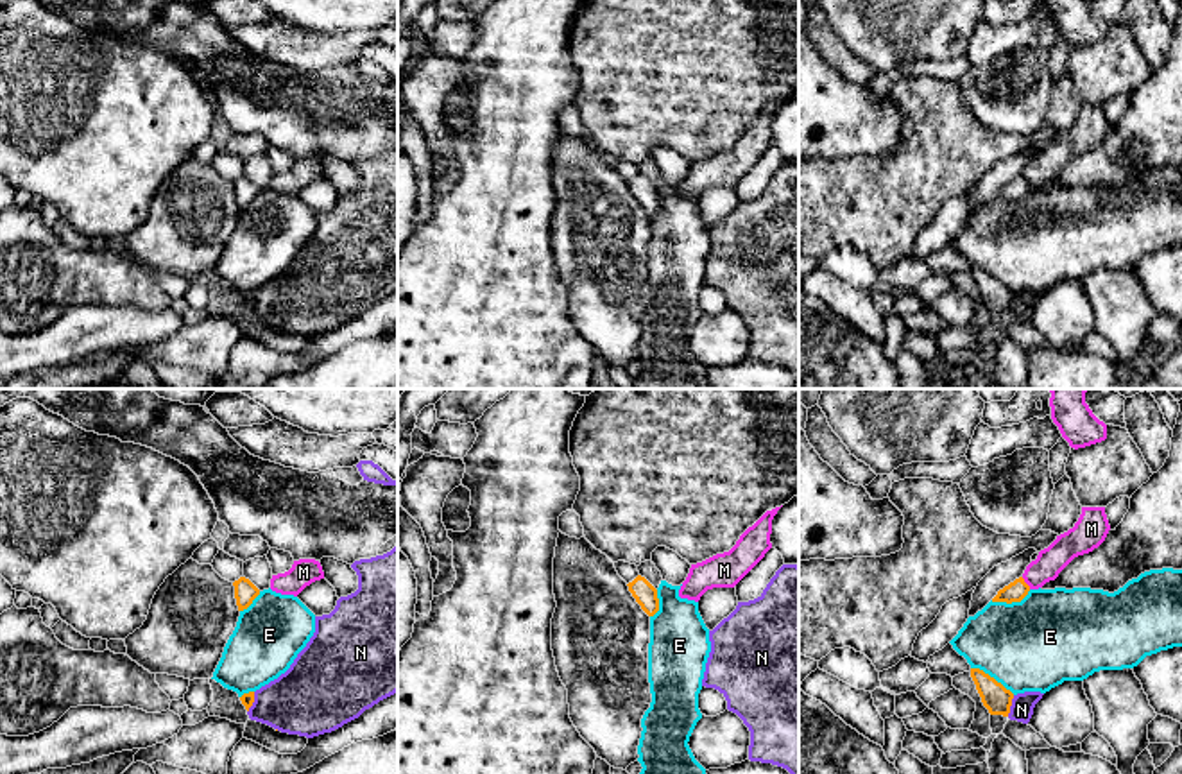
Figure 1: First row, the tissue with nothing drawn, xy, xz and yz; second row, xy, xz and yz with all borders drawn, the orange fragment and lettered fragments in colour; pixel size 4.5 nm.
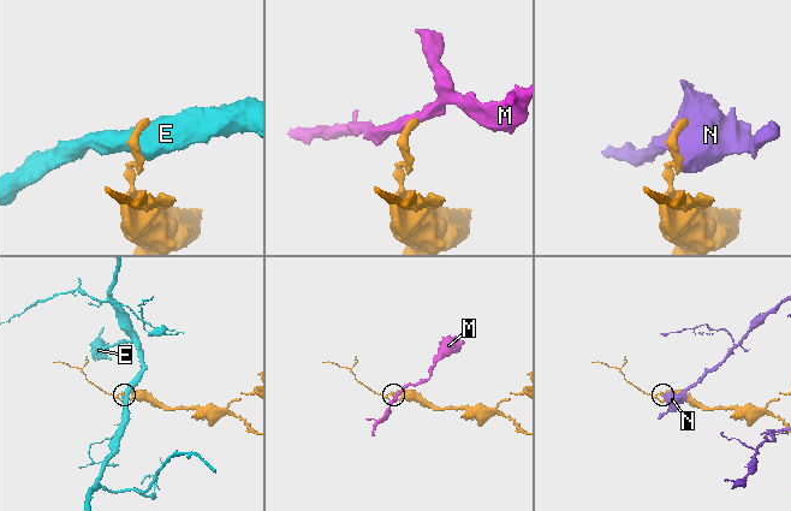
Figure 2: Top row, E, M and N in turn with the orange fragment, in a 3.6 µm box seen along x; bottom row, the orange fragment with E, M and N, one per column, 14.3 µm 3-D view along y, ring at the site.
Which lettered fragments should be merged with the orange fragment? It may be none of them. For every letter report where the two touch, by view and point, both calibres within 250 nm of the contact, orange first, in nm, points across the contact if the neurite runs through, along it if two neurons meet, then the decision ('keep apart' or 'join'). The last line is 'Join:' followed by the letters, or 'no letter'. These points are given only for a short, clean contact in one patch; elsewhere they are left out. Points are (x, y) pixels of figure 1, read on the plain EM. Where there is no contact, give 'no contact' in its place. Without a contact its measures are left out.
E: yz (993, 276) | 120/420 nm | keep apart
M: yz (1025, 181) | 90/130 nm | along yz (1021, 176), (1030, 187) | keep apart
N: yz (1009, 305) | 120/110 nm | along yz (1014, 294), (1007, 314) | keep apart
Join: no letter

